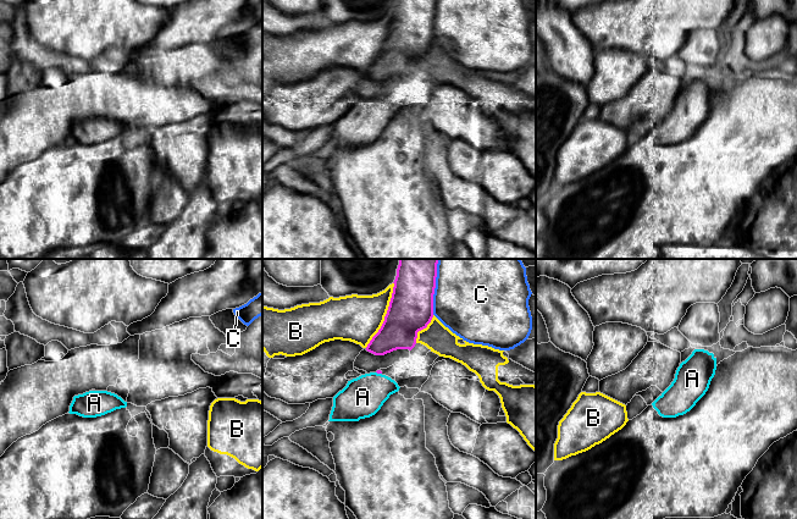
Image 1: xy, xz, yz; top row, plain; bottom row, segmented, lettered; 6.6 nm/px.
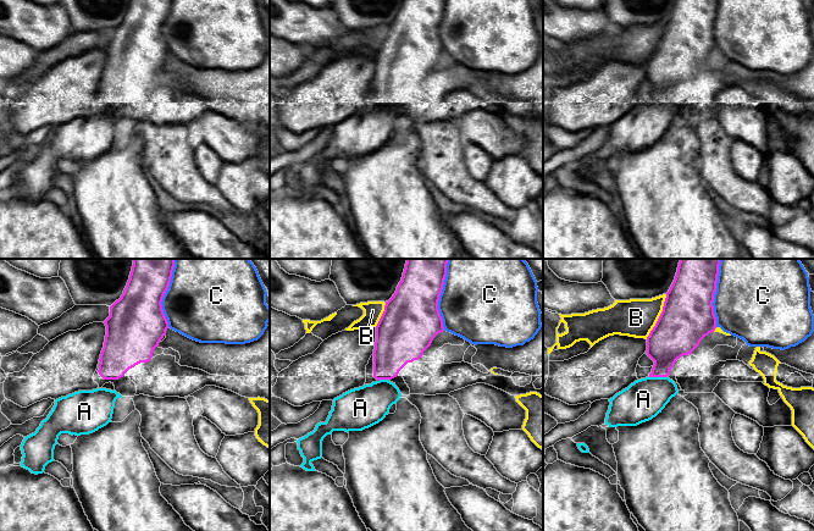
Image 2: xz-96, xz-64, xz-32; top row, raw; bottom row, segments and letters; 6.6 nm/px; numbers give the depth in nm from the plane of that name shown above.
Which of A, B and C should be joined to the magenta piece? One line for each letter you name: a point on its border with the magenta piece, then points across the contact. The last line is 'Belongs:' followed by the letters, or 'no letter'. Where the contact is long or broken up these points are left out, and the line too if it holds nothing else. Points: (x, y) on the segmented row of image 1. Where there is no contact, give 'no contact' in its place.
A: contact xz (378, 373)
Belongs: A

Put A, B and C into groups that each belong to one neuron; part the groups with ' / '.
A / B / C

